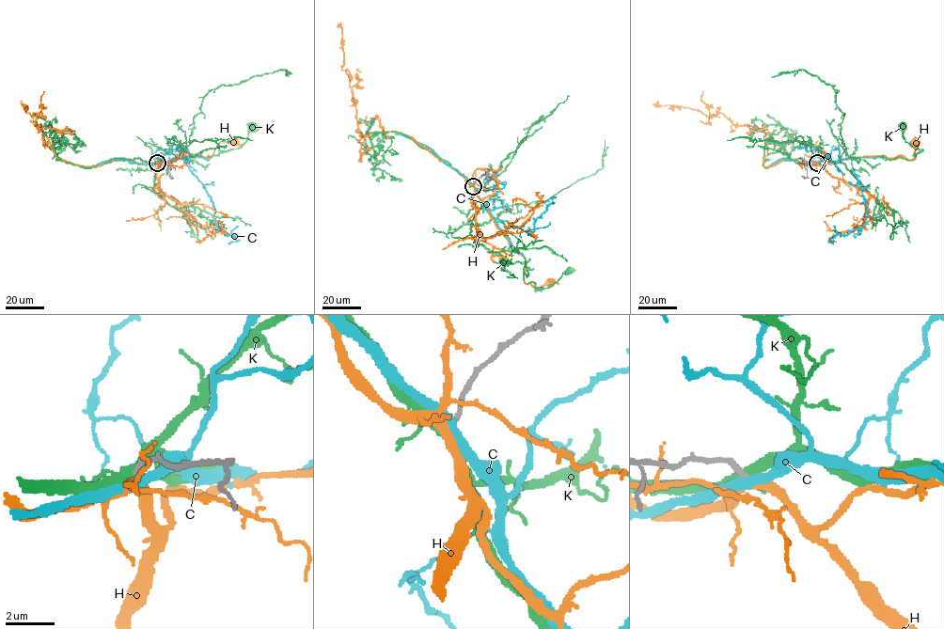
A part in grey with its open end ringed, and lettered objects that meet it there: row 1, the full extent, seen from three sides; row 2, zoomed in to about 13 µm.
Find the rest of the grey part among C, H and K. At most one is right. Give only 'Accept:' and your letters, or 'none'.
Accept: none

